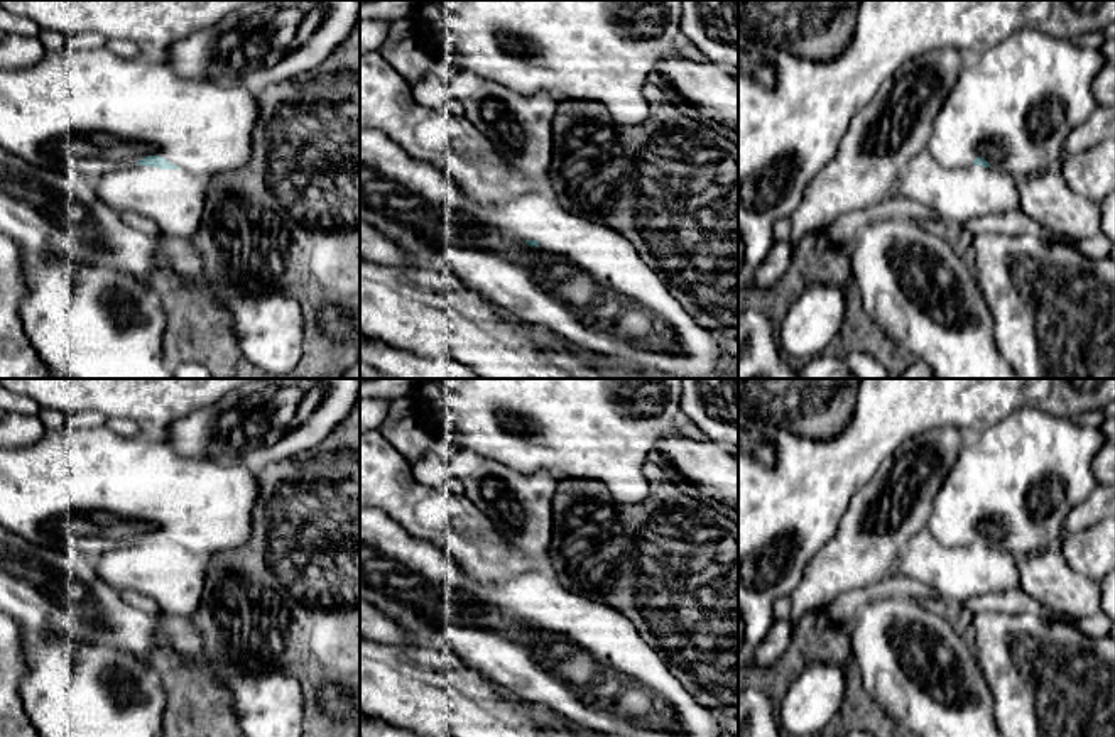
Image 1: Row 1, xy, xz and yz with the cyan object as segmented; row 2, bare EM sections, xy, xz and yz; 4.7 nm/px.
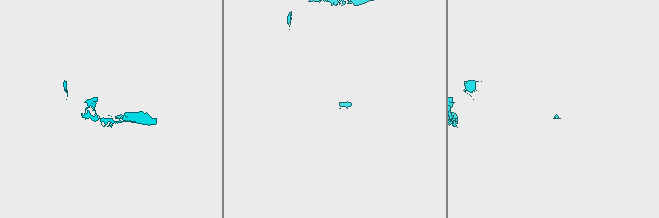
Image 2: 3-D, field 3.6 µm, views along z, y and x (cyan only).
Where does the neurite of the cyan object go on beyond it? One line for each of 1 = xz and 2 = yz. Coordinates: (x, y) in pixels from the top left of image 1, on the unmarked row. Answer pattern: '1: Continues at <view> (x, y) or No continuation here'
1: No continuation here
2: No continuation here

